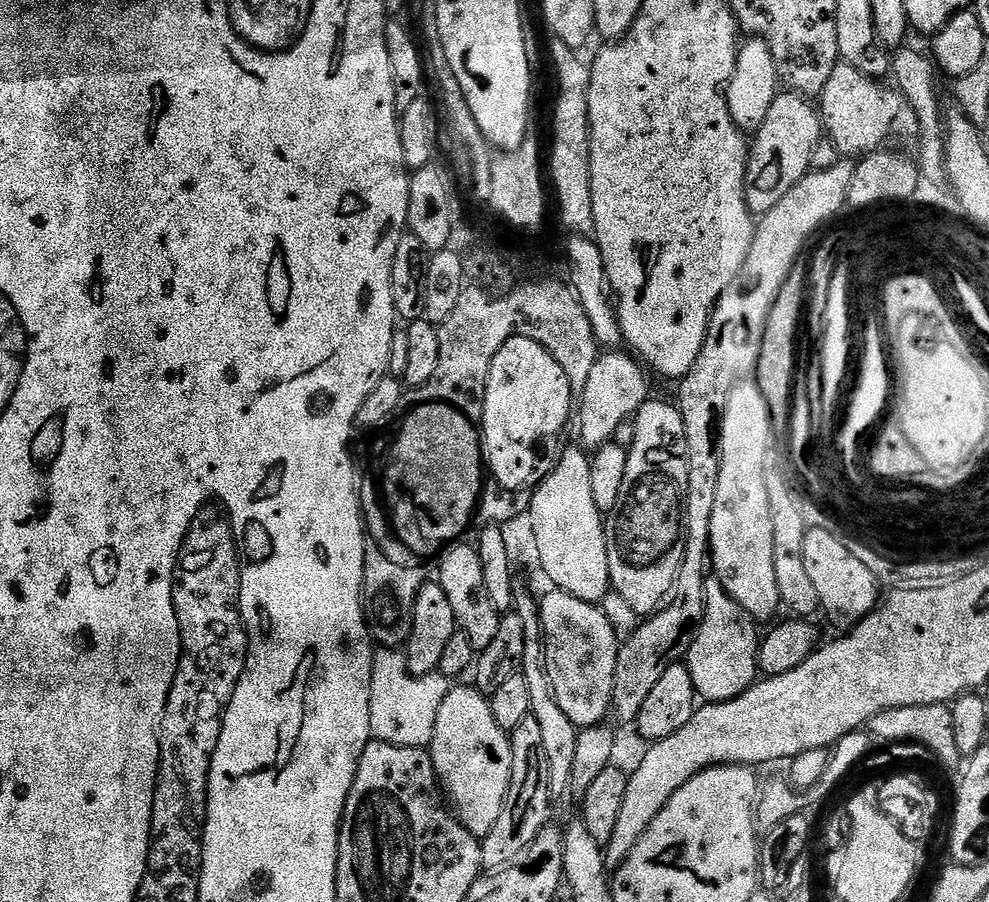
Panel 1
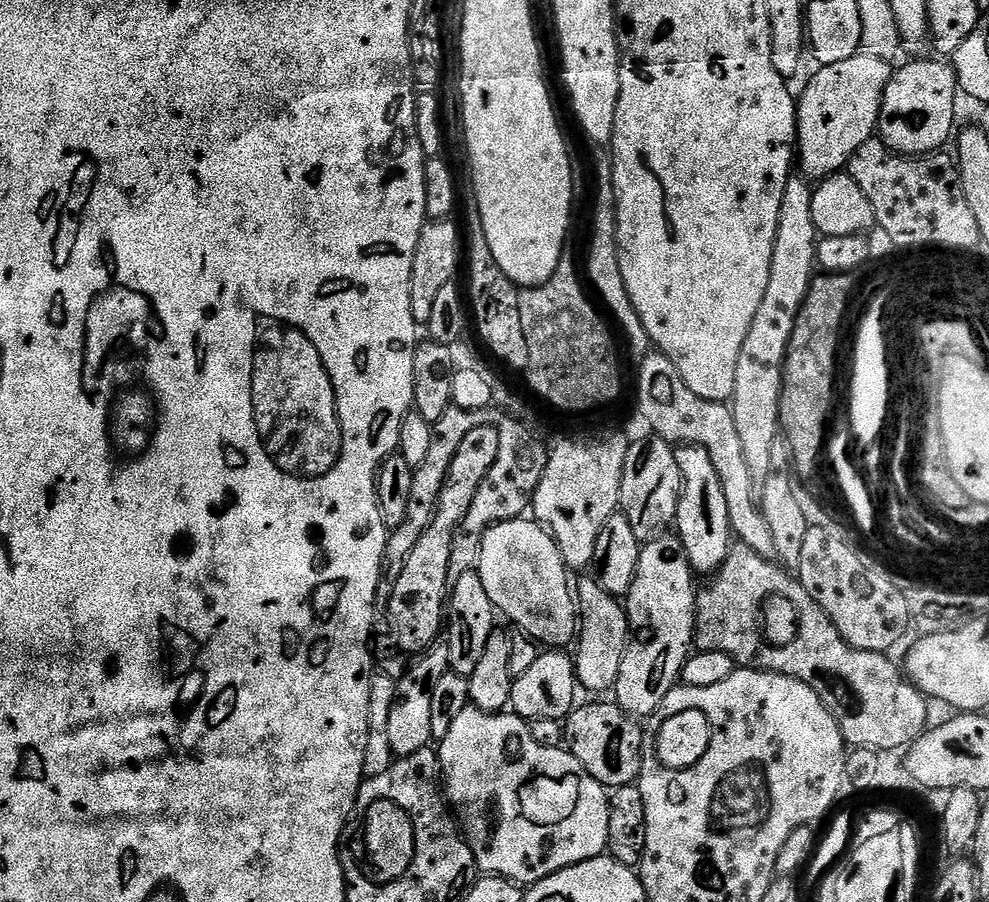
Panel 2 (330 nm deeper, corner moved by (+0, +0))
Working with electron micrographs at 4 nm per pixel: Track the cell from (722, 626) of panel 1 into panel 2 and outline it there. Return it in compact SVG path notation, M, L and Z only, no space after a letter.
M685 444L677 447L675 451L683 488L677 502L674 528L676 526L675 531L684 544L693 573L714 574L724 564L734 540L722 480L706 449L694 444Z

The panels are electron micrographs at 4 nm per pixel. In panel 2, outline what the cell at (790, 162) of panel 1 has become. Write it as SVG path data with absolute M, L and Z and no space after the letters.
M859 50L850 58L817 67L804 93L799 93L796 152L799 171L809 181L819 182L835 172L845 171L854 150L877 135L882 98L894 71L893 65L887 62L884 56Z

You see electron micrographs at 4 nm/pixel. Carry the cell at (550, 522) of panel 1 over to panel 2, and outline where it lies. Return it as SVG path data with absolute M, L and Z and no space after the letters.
M594 578L584 580L580 585L575 585L574 596L578 601L578 645L580 653L575 653L576 678L581 689L588 692L604 692L615 689L618 670L622 666L622 654L626 650L630 639L628 627L628 613L625 605L615 596L611 596Z

